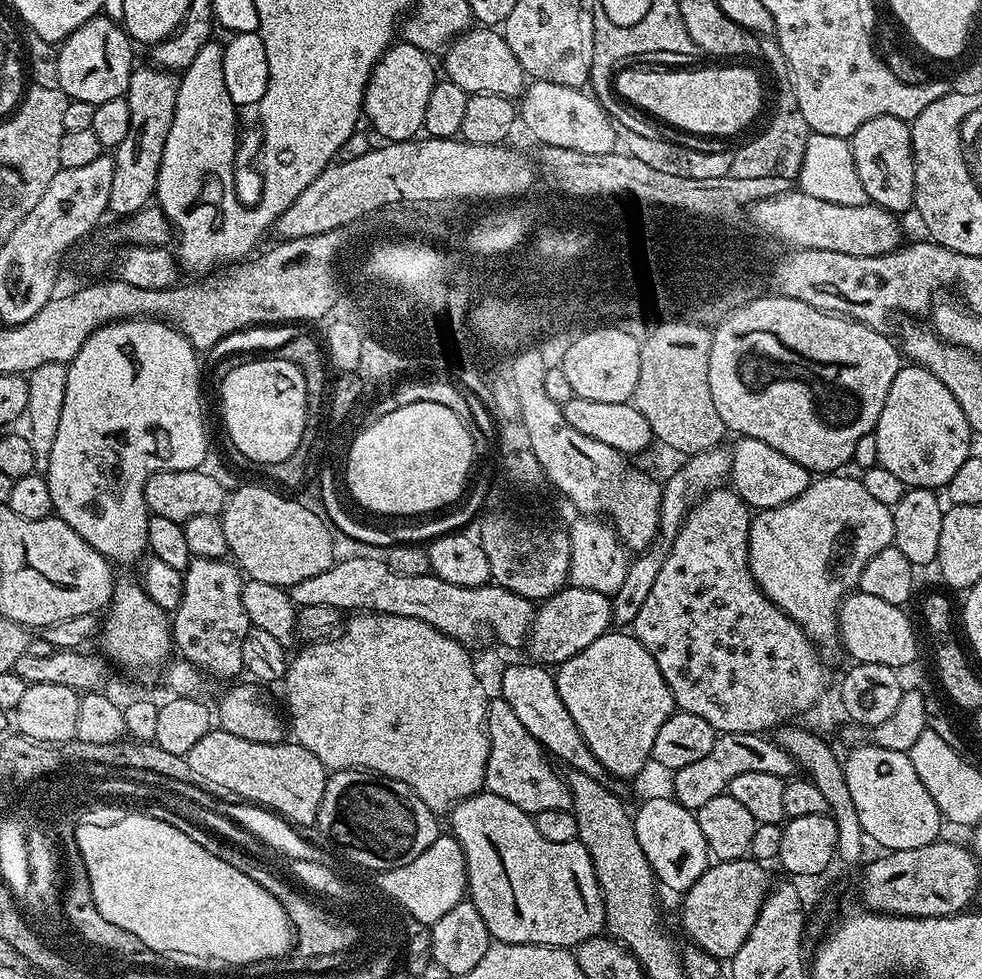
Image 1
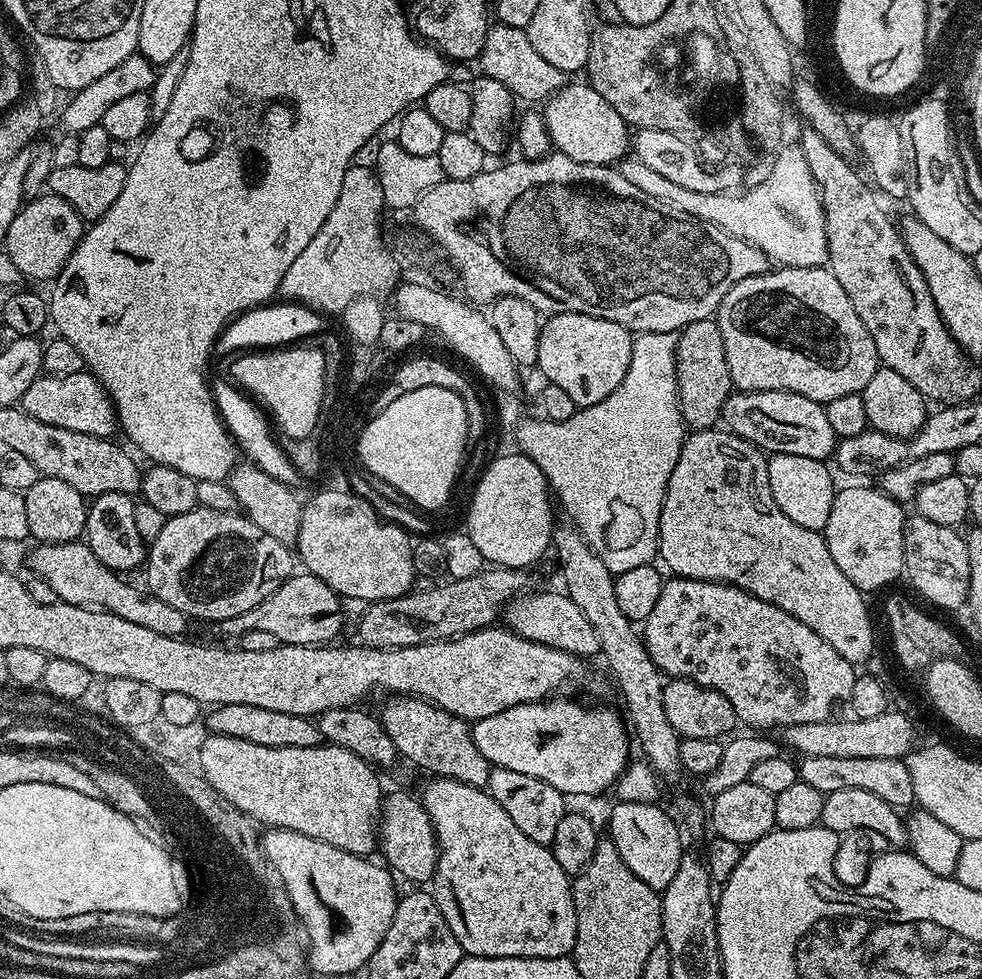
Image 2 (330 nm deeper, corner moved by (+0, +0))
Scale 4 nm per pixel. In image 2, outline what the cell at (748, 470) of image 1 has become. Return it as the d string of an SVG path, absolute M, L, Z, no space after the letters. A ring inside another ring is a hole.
M778 452L768 456L770 494L774 494L778 510L782 510L782 514L786 514L790 522L798 522L798 526L806 526L806 530L818 533L823 533L830 518L830 506L834 506L834 498L838 491L838 484L832 481L833 469L828 469L828 466L823 460L798 458L798 454Z

